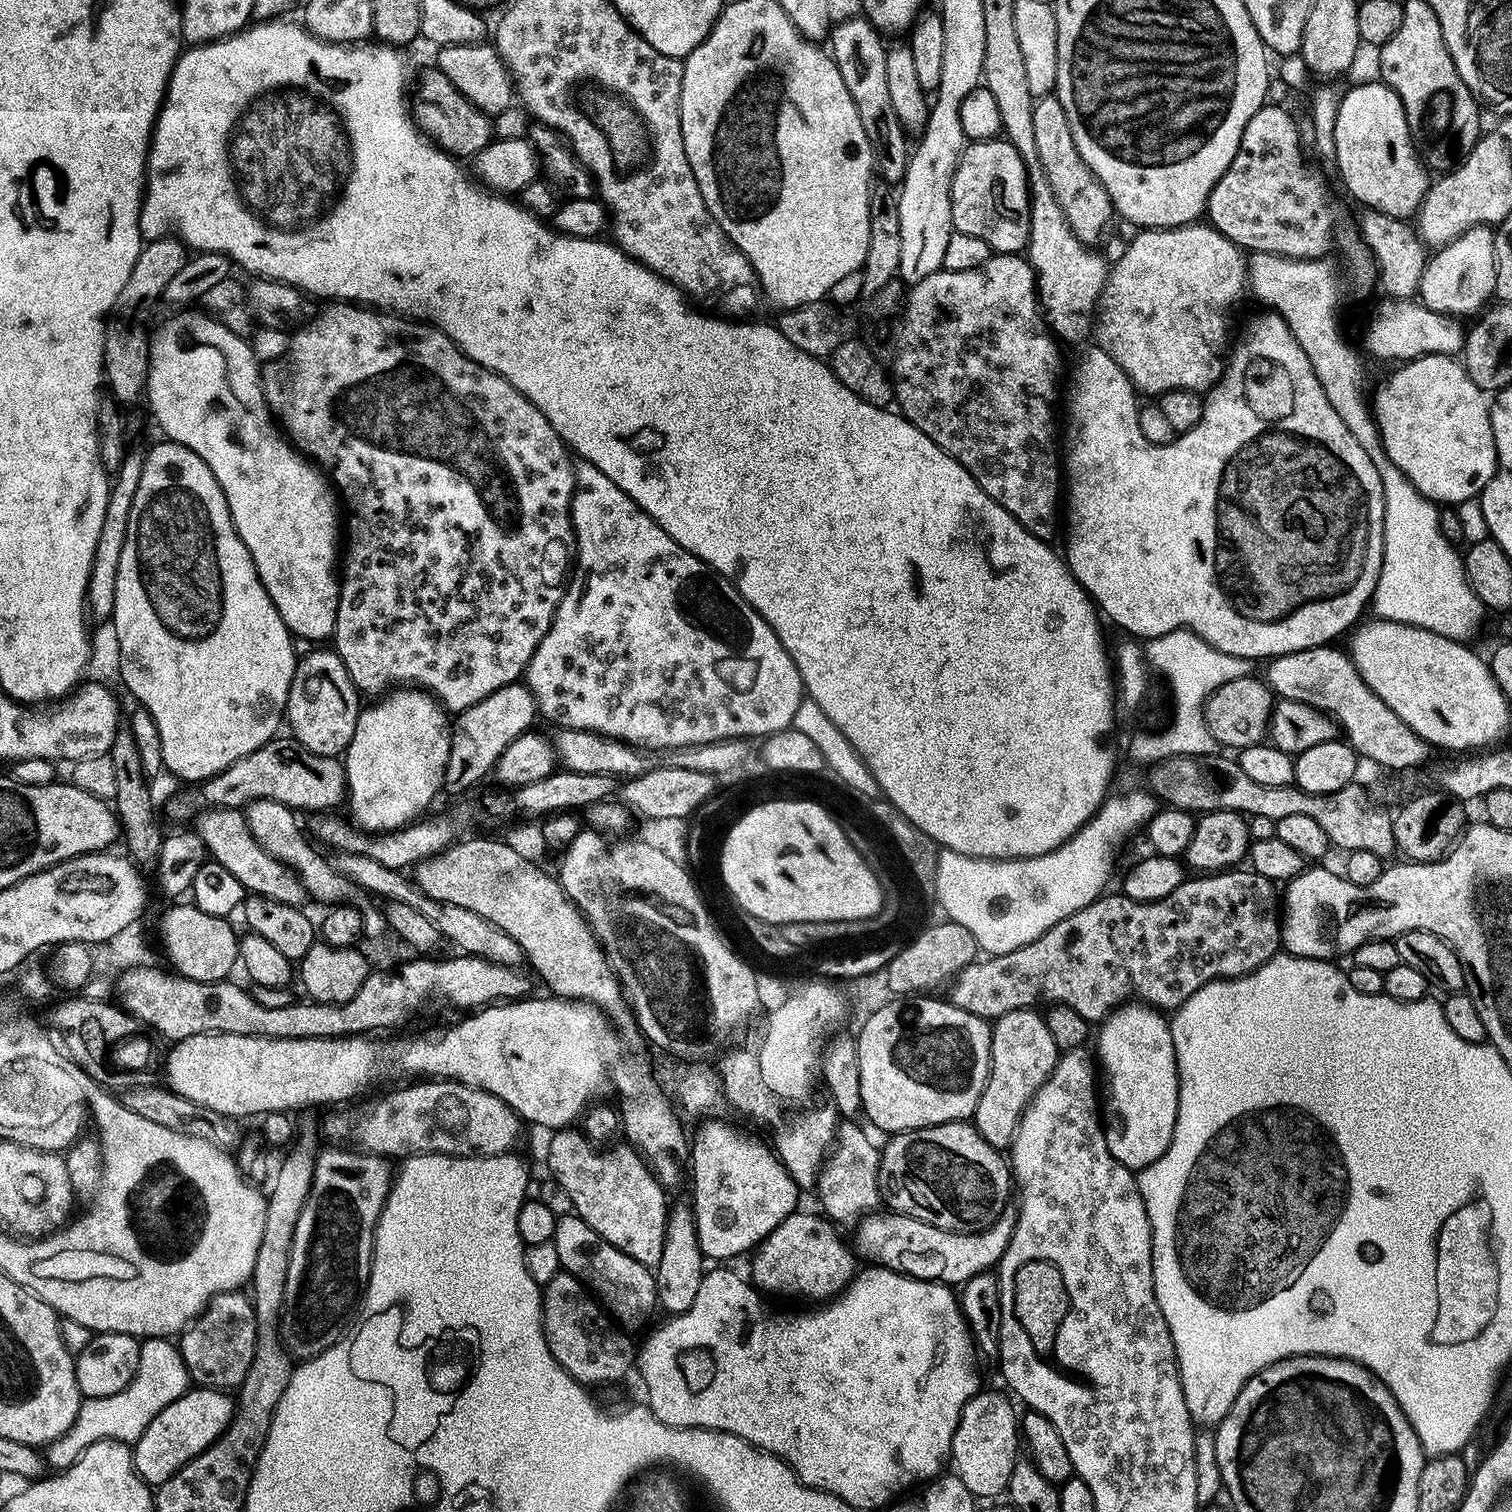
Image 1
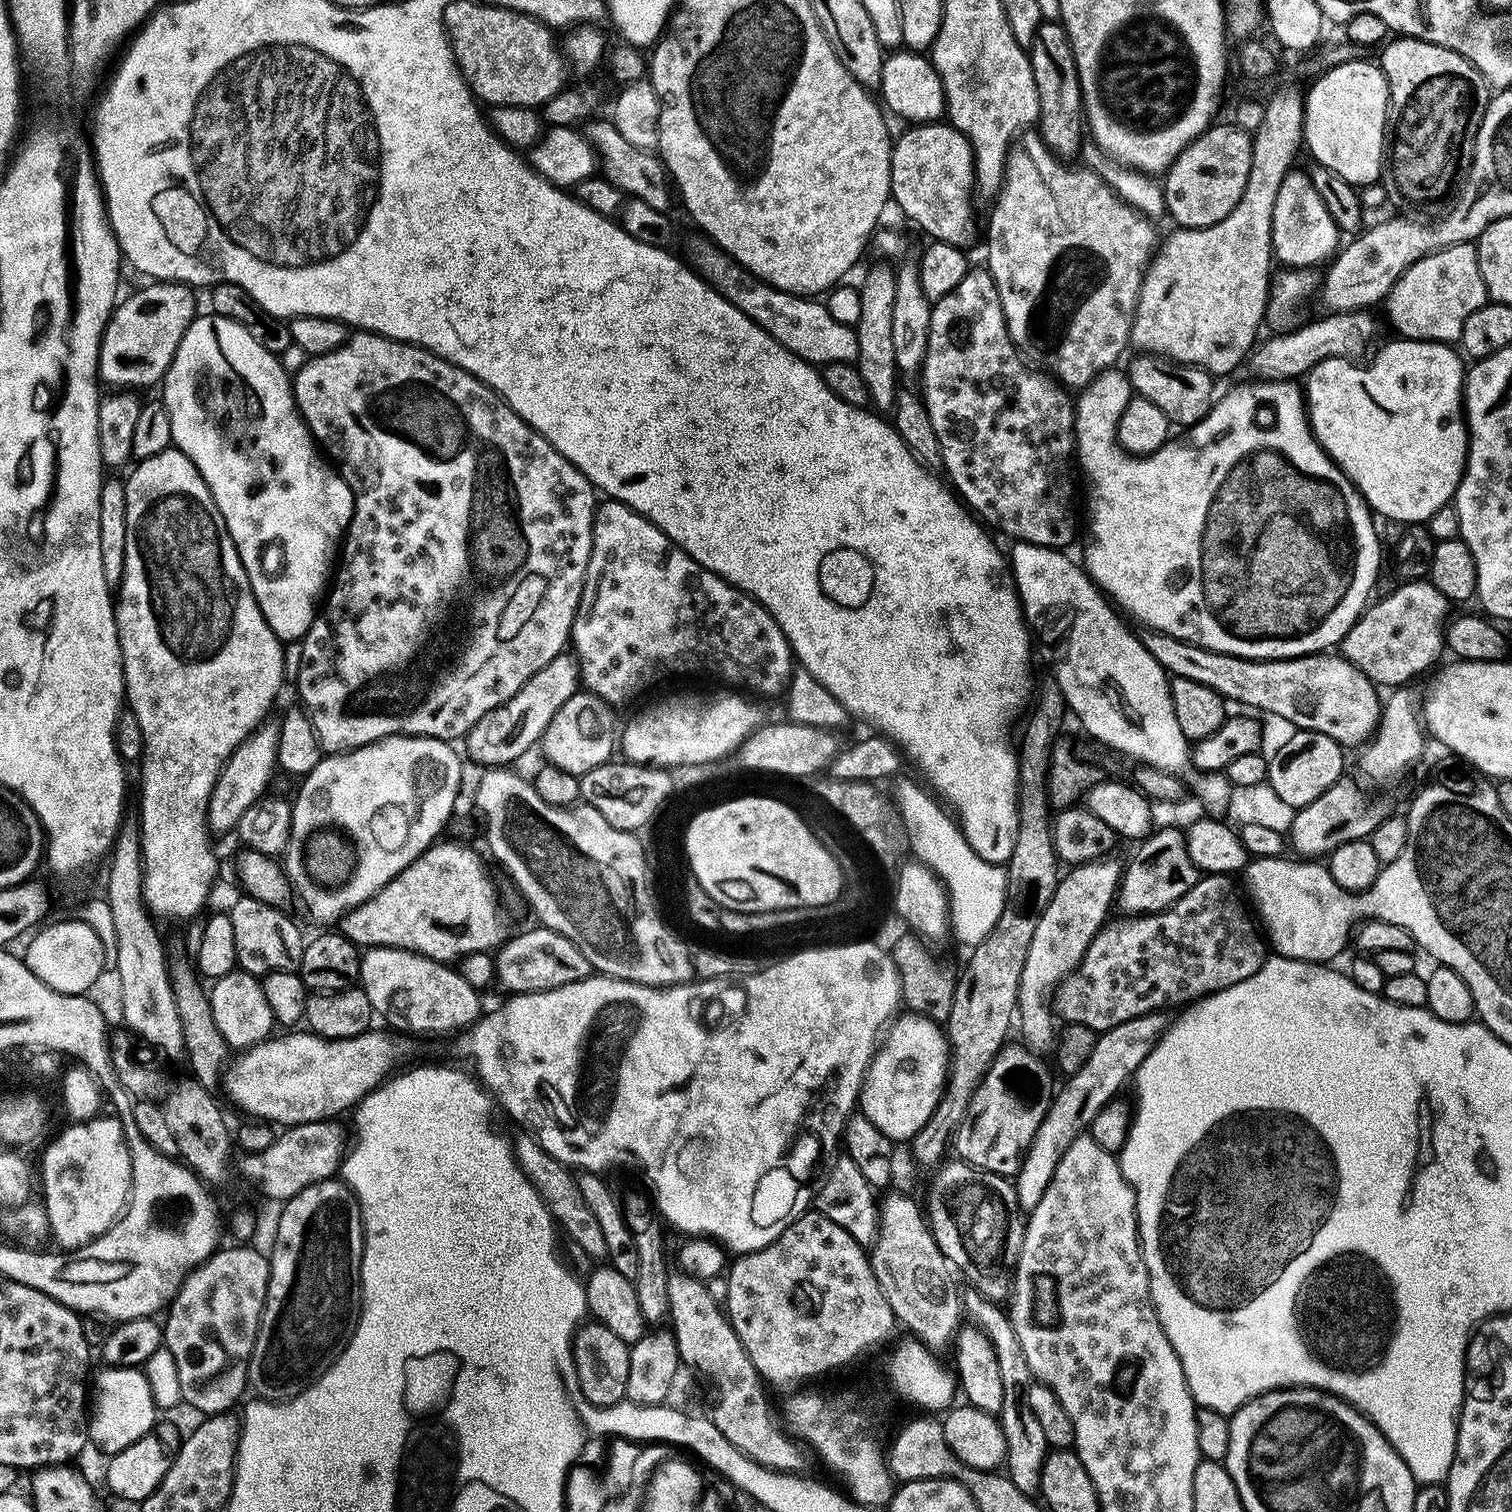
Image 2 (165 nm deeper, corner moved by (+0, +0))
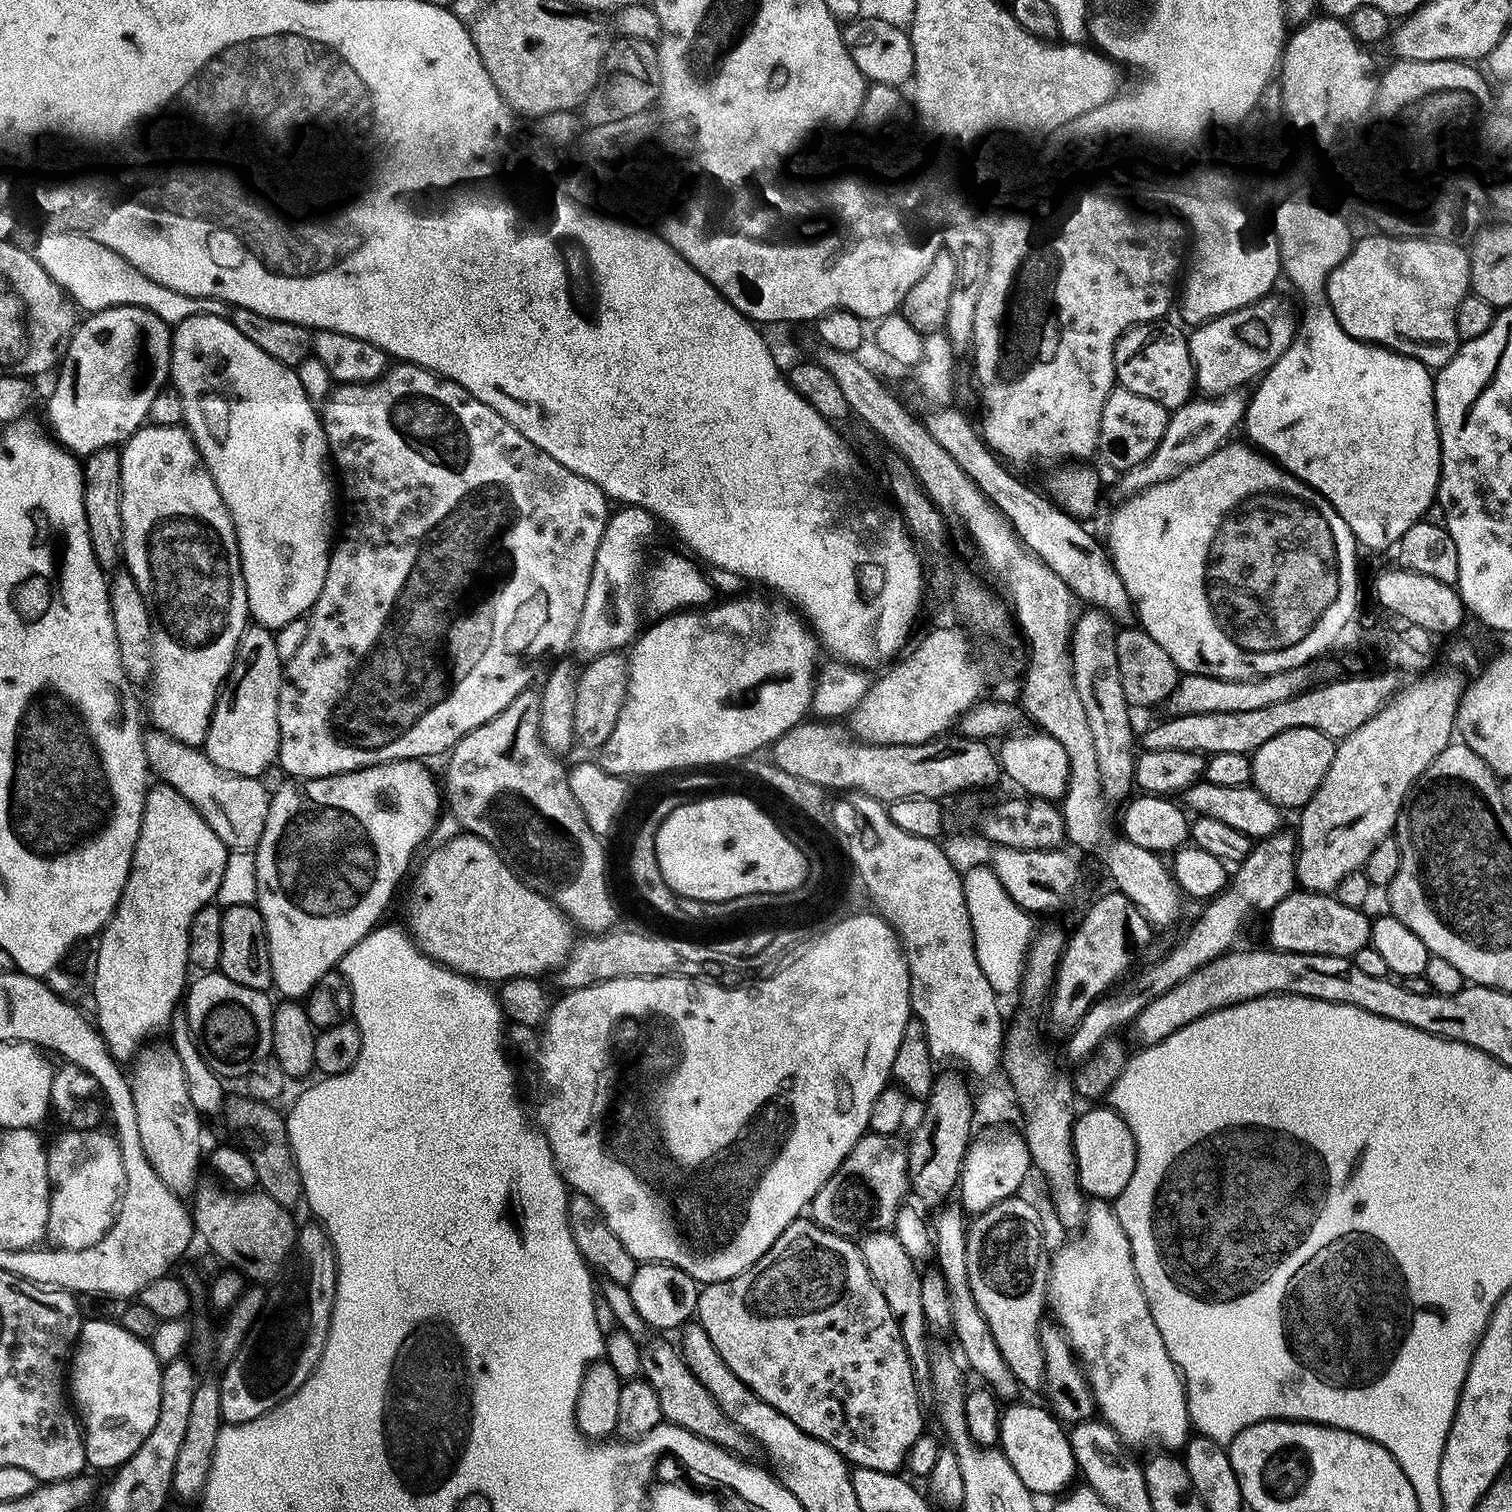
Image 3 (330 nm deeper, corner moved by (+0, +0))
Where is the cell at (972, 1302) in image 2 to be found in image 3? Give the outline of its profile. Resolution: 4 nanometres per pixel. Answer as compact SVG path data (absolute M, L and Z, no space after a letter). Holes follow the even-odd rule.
M948 1200L940 1207L933 1211L933 1218L930 1218L930 1228L933 1233L933 1255L937 1268L943 1274L945 1285L947 1286L948 1296L950 1297L951 1312L952 1312L952 1334L955 1334L956 1340L969 1364L969 1366L986 1381L984 1381L993 1395L997 1399L1011 1401L1015 1399L1016 1392L1019 1393L1020 1387L1013 1375L1010 1374L1009 1367L1006 1366L1005 1359L1002 1358L1001 1351L998 1350L997 1343L994 1342L993 1335L990 1334L989 1326L985 1322L984 1316L977 1310L977 1304L974 1302L973 1295L970 1294L969 1276L966 1274L966 1250L967 1250L967 1229L965 1213L960 1206L959 1201Z

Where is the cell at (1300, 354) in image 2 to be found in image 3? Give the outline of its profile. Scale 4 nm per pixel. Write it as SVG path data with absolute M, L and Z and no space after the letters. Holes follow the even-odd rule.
M1237 390L1226 395L1213 398L1196 398L1175 409L1170 415L1162 442L1158 444L1151 458L1144 464L1130 469L1119 475L1116 492L1119 499L1125 500L1130 496L1139 495L1152 485L1161 484L1176 477L1184 468L1196 464L1202 458L1208 457L1231 437L1229 436L1243 423L1247 408L1247 395Z

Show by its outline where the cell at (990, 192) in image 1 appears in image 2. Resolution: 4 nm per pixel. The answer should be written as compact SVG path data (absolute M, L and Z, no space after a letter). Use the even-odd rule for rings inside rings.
M933 122L931 124L917 124L915 126L908 126L904 133L899 137L895 137L892 146L892 194L891 199L894 204L897 204L922 231L929 237L929 241L935 242L941 240L947 244L954 245L955 248L964 248L968 246L968 243L972 240L972 235L976 232L976 220L972 217L972 200L974 201L974 189L976 186L976 160L972 156L972 147L962 133L956 128L953 128L951 124L947 122Z

